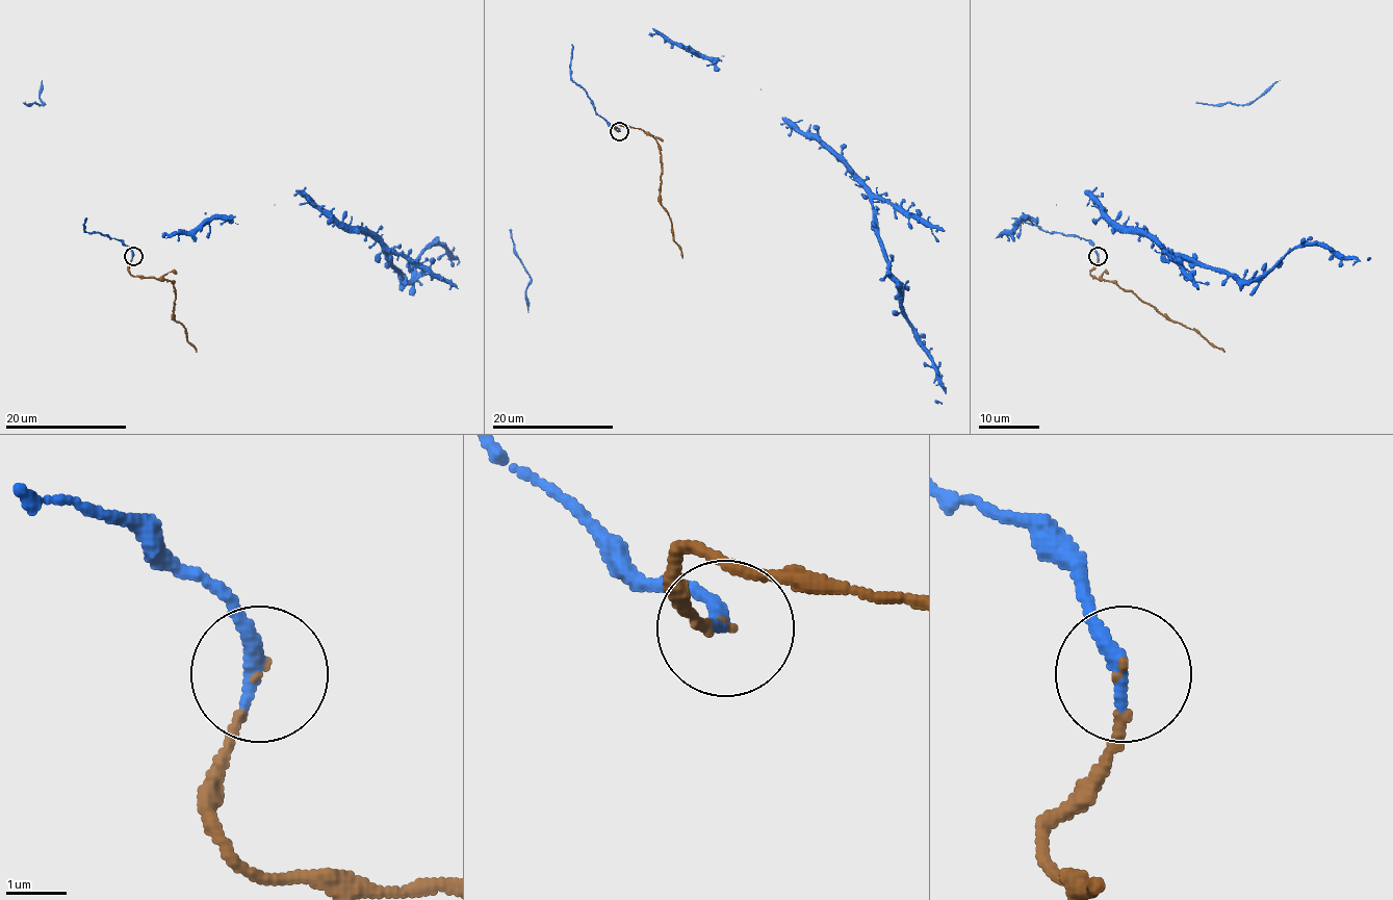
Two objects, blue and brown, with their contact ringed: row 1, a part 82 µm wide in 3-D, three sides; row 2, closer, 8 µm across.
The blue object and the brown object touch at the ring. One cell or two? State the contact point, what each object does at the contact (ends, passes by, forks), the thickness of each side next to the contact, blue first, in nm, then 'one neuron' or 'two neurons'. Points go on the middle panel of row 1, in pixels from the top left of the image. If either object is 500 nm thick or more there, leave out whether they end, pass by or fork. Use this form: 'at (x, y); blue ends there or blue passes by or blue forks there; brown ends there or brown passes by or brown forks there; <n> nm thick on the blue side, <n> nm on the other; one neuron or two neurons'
at (619, 131); blue ends there; brown ends there; 280 nm thick on the blue side, 90 nm on the other; one neuron

